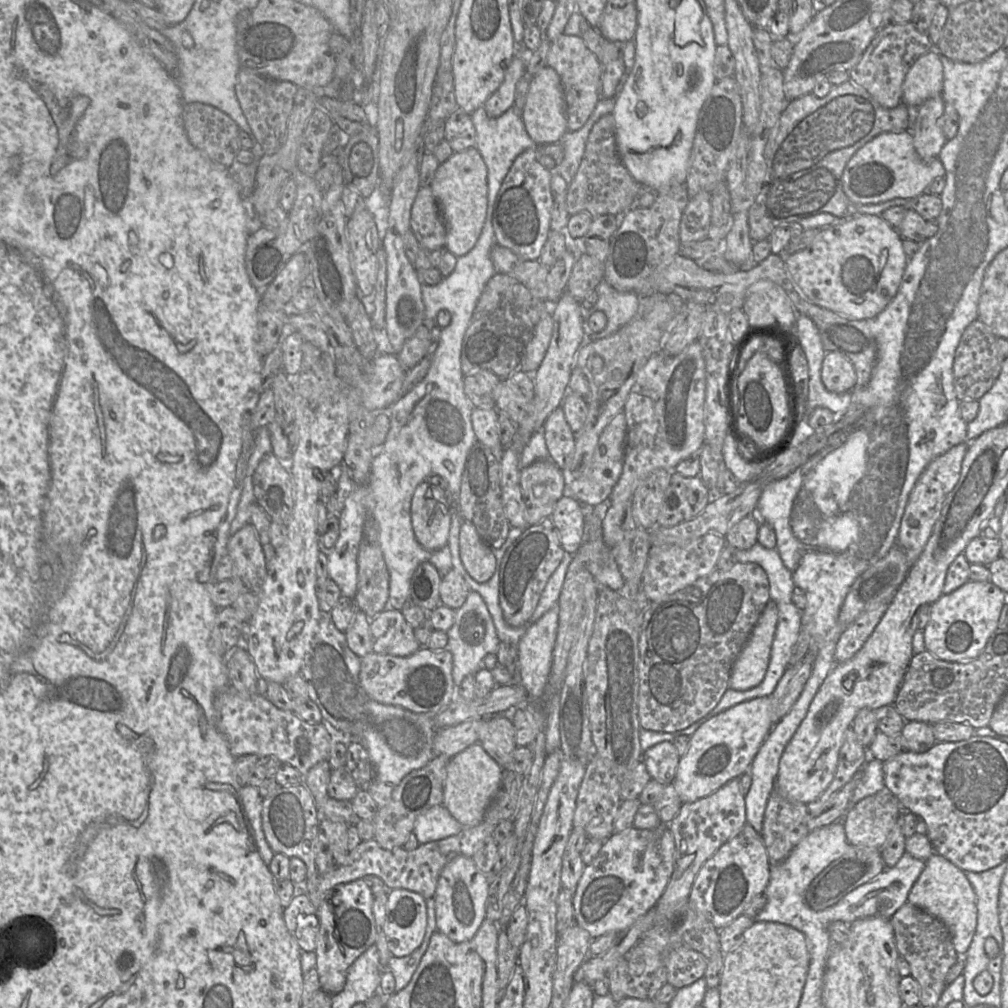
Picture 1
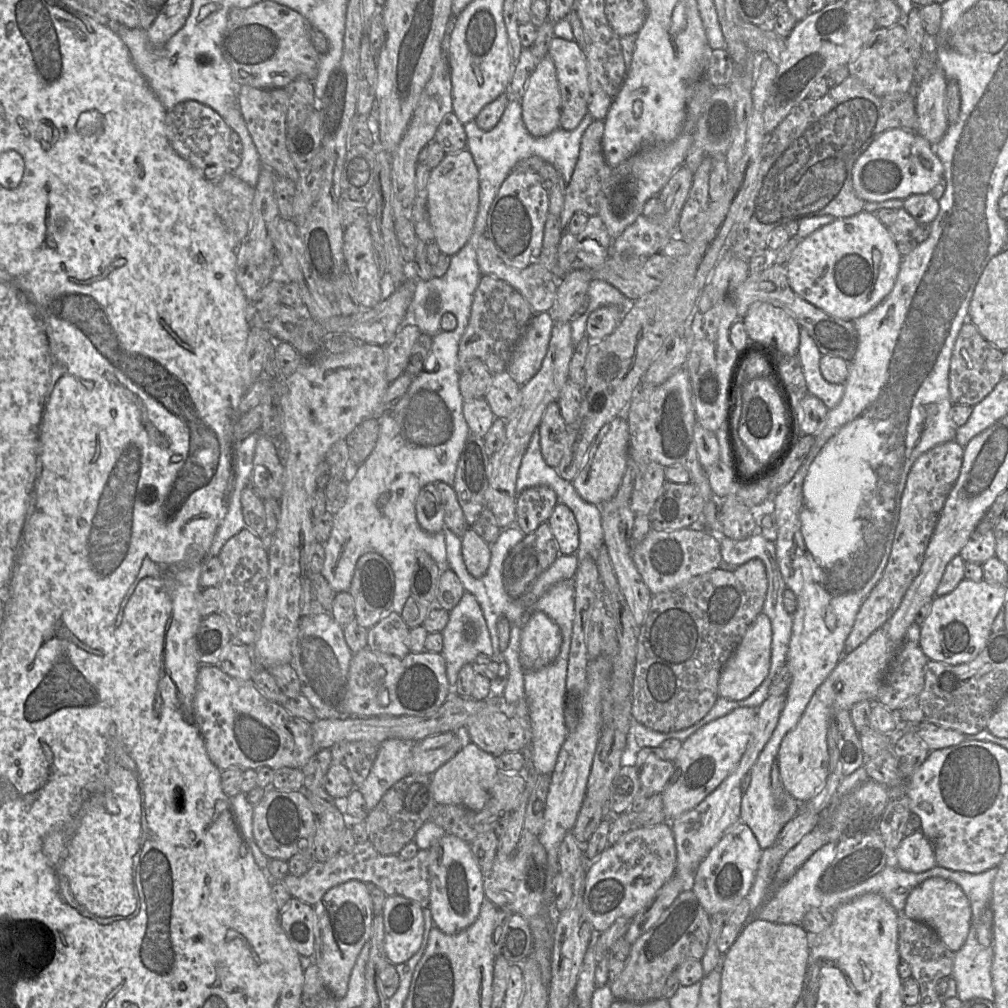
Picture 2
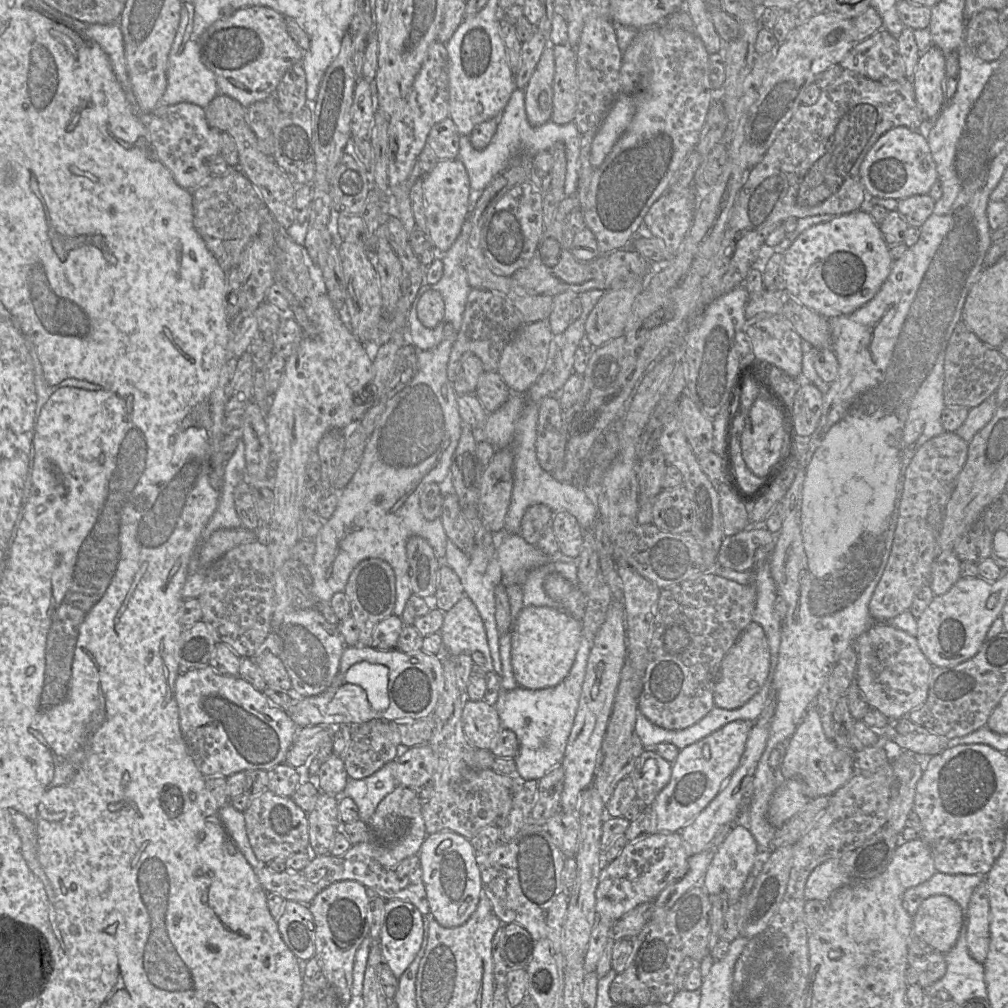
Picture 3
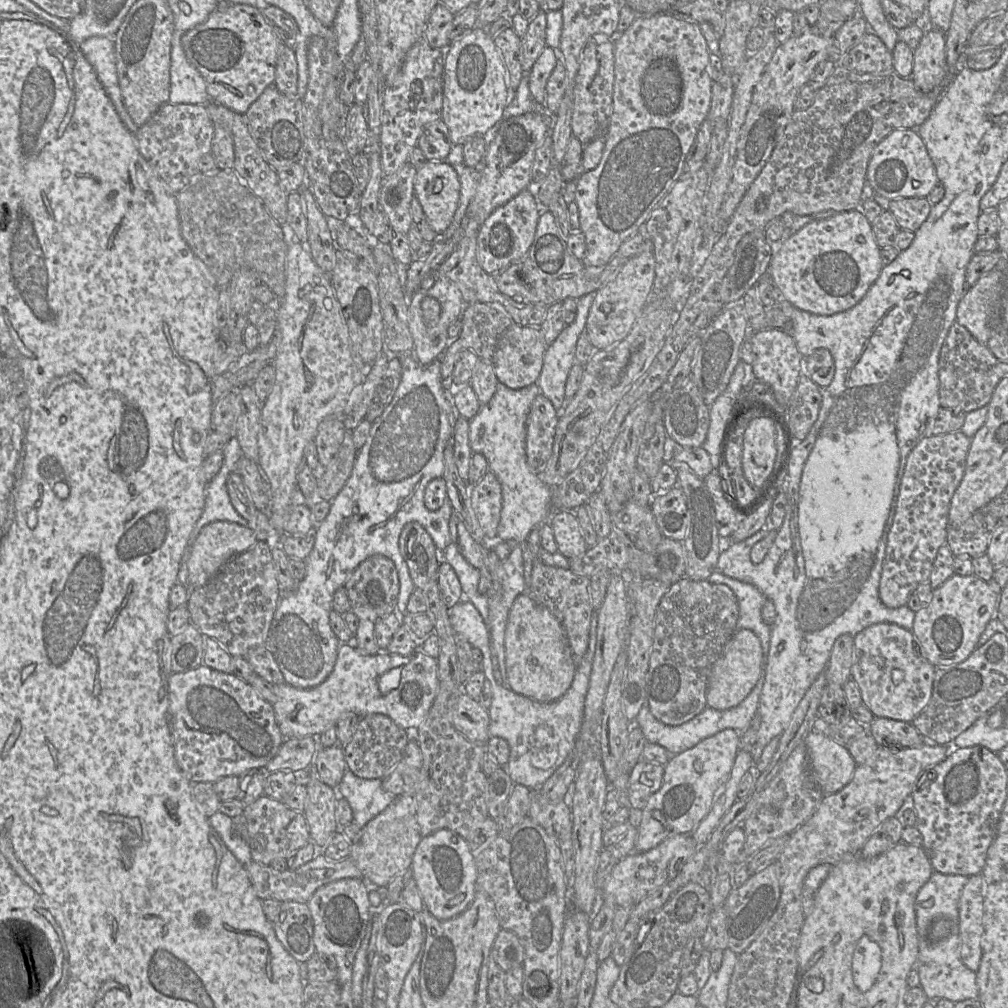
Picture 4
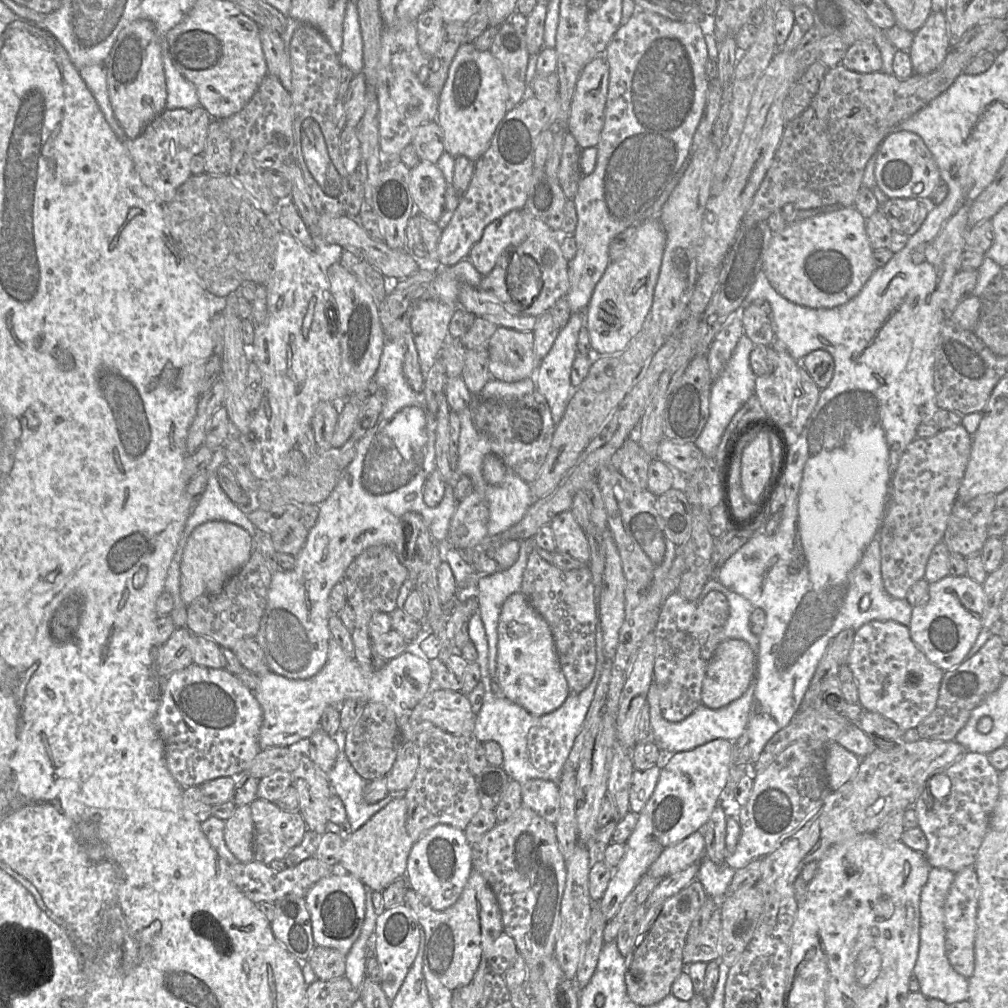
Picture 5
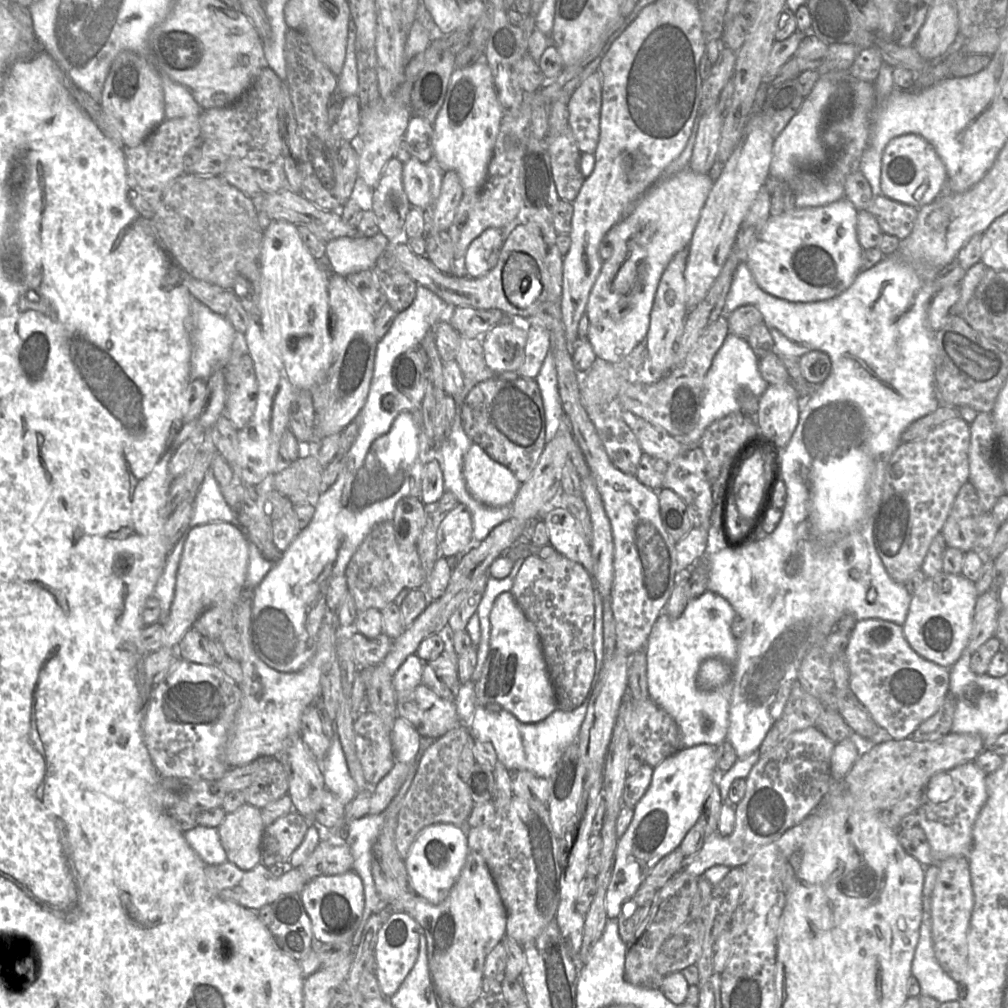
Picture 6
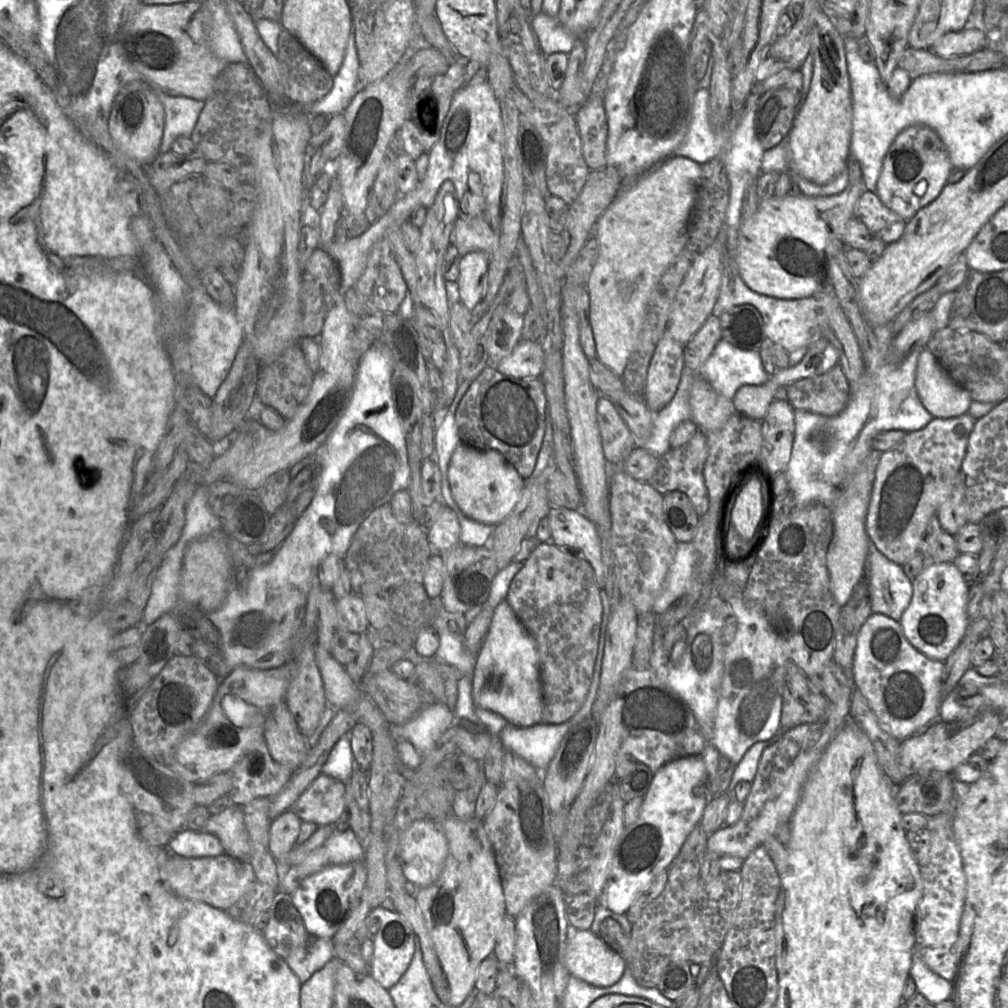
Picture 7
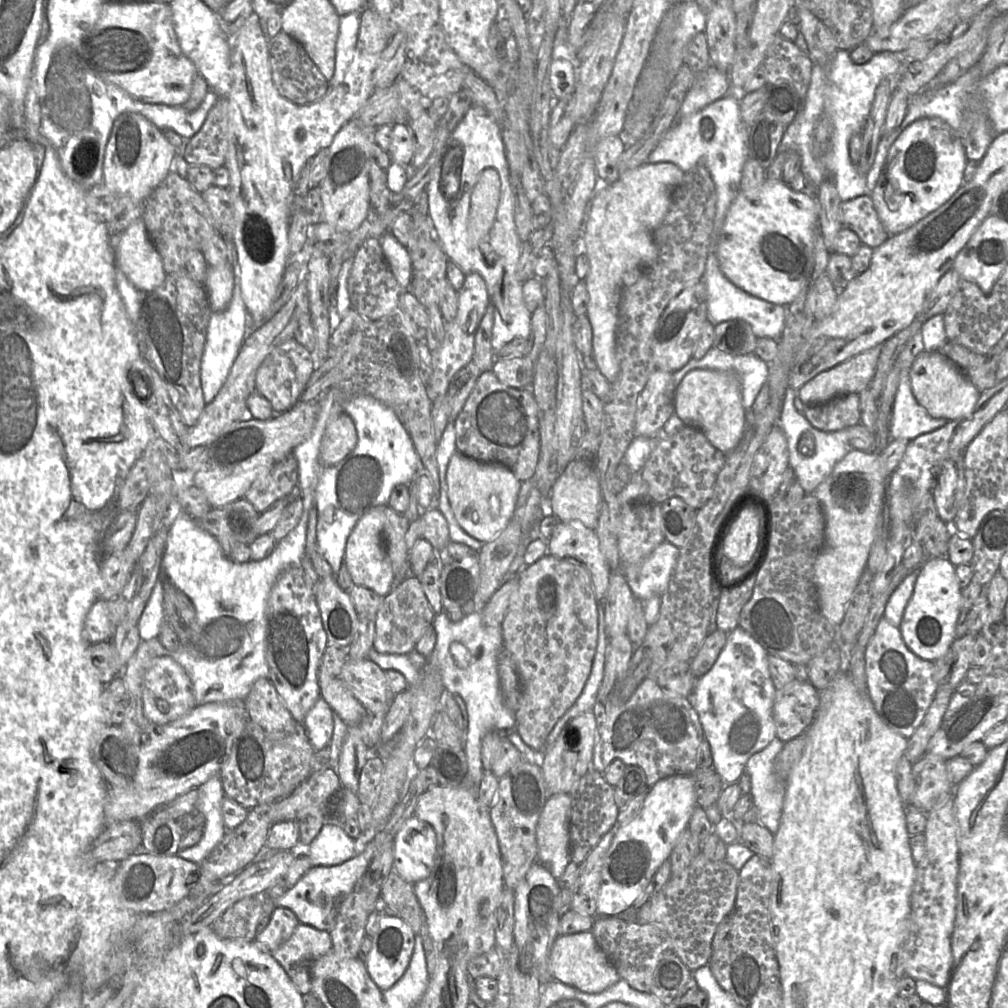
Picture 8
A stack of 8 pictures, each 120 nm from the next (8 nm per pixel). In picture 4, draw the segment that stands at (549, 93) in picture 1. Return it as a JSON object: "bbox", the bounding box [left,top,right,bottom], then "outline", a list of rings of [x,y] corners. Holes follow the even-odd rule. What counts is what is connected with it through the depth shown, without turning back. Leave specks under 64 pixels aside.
{"bbox":[529,46,558,106],"outline":[[[546,46],[530,71],[529,87],[534,102],[545,106],[546,84],[558,60],[558,51]]]}

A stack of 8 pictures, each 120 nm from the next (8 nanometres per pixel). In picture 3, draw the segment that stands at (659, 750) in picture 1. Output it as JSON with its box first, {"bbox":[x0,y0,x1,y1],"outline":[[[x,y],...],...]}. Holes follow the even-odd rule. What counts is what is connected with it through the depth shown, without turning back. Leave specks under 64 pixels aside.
{"bbox":[630,750,672,806],"outline":[[[655,750],[641,753],[630,774],[636,788],[637,798],[650,806],[657,794],[667,785],[672,772],[672,763]]]}

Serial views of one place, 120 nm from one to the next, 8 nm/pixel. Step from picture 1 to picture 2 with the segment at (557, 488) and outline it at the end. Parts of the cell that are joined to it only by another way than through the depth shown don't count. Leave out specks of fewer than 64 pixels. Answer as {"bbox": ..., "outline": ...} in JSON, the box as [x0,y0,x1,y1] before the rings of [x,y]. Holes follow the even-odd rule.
{"bbox":[516,486,558,535],"outline":[[[547,486],[525,489],[516,499],[516,519],[526,535],[548,522],[558,503],[556,493]]]}

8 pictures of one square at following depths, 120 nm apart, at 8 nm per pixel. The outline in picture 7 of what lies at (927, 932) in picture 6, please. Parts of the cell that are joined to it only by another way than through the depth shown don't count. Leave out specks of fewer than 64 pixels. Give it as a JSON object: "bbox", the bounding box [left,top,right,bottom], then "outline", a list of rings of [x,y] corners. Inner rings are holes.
{"bbox":[910,954,951,1005],"outline":[[[913,954],[910,976],[917,985],[918,992],[926,997],[929,1003],[937,1005],[951,1000],[951,981],[947,981],[928,968],[920,957]]]}

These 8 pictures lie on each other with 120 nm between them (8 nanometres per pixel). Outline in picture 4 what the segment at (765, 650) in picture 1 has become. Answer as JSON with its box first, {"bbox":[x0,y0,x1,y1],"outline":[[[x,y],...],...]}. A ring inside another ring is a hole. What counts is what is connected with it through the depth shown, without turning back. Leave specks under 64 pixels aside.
{"bbox":[706,629,763,710],"outline":[[[737,629],[711,668],[706,692],[707,706],[726,710],[742,702],[759,680],[762,659],[763,650],[758,636],[749,629]]]}

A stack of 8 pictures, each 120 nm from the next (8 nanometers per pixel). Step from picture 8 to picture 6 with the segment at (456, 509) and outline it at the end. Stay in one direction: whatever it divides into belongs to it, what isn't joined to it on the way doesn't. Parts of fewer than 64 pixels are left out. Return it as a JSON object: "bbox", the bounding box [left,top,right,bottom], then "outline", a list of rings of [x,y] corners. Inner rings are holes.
{"bbox":[463,442,521,507],"outline":[[[474,442],[464,456],[463,476],[470,494],[477,501],[493,507],[511,505],[521,485],[507,466],[492,459],[481,446]]]}

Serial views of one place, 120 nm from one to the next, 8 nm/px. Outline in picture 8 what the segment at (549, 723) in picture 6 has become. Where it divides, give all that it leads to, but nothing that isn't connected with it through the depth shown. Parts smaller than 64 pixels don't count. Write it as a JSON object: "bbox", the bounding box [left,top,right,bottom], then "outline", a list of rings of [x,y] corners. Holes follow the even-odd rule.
{"bbox":[546,601,608,746],"outline":[[[598,601],[598,636],[597,646],[592,663],[592,668],[582,693],[575,701],[575,703],[566,711],[566,713],[557,721],[552,731],[549,733],[546,746],[552,745],[557,739],[560,732],[567,724],[567,722],[587,711],[592,711],[596,702],[597,693],[604,676],[604,663],[606,647],[608,645],[608,637],[605,632],[604,621],[604,606],[602,601]]]}

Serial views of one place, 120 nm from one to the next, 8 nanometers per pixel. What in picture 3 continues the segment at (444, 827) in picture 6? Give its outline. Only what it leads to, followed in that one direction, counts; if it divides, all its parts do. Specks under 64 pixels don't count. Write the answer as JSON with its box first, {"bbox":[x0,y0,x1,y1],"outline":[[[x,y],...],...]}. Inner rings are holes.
{"bbox":[418,831,482,928],"outline":[[[453,831],[428,834],[418,857],[430,907],[428,915],[445,928],[464,924],[476,910],[482,894],[480,870],[470,840]]]}

